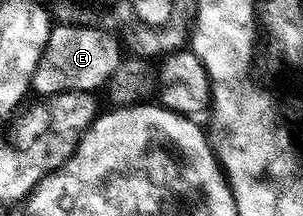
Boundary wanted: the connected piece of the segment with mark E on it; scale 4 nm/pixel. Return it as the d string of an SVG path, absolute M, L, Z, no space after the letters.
M56 23L45 42L37 70L33 70L31 92L42 98L59 92L94 93L95 88L102 89L120 62L119 48L121 52L120 41L105 29Z

